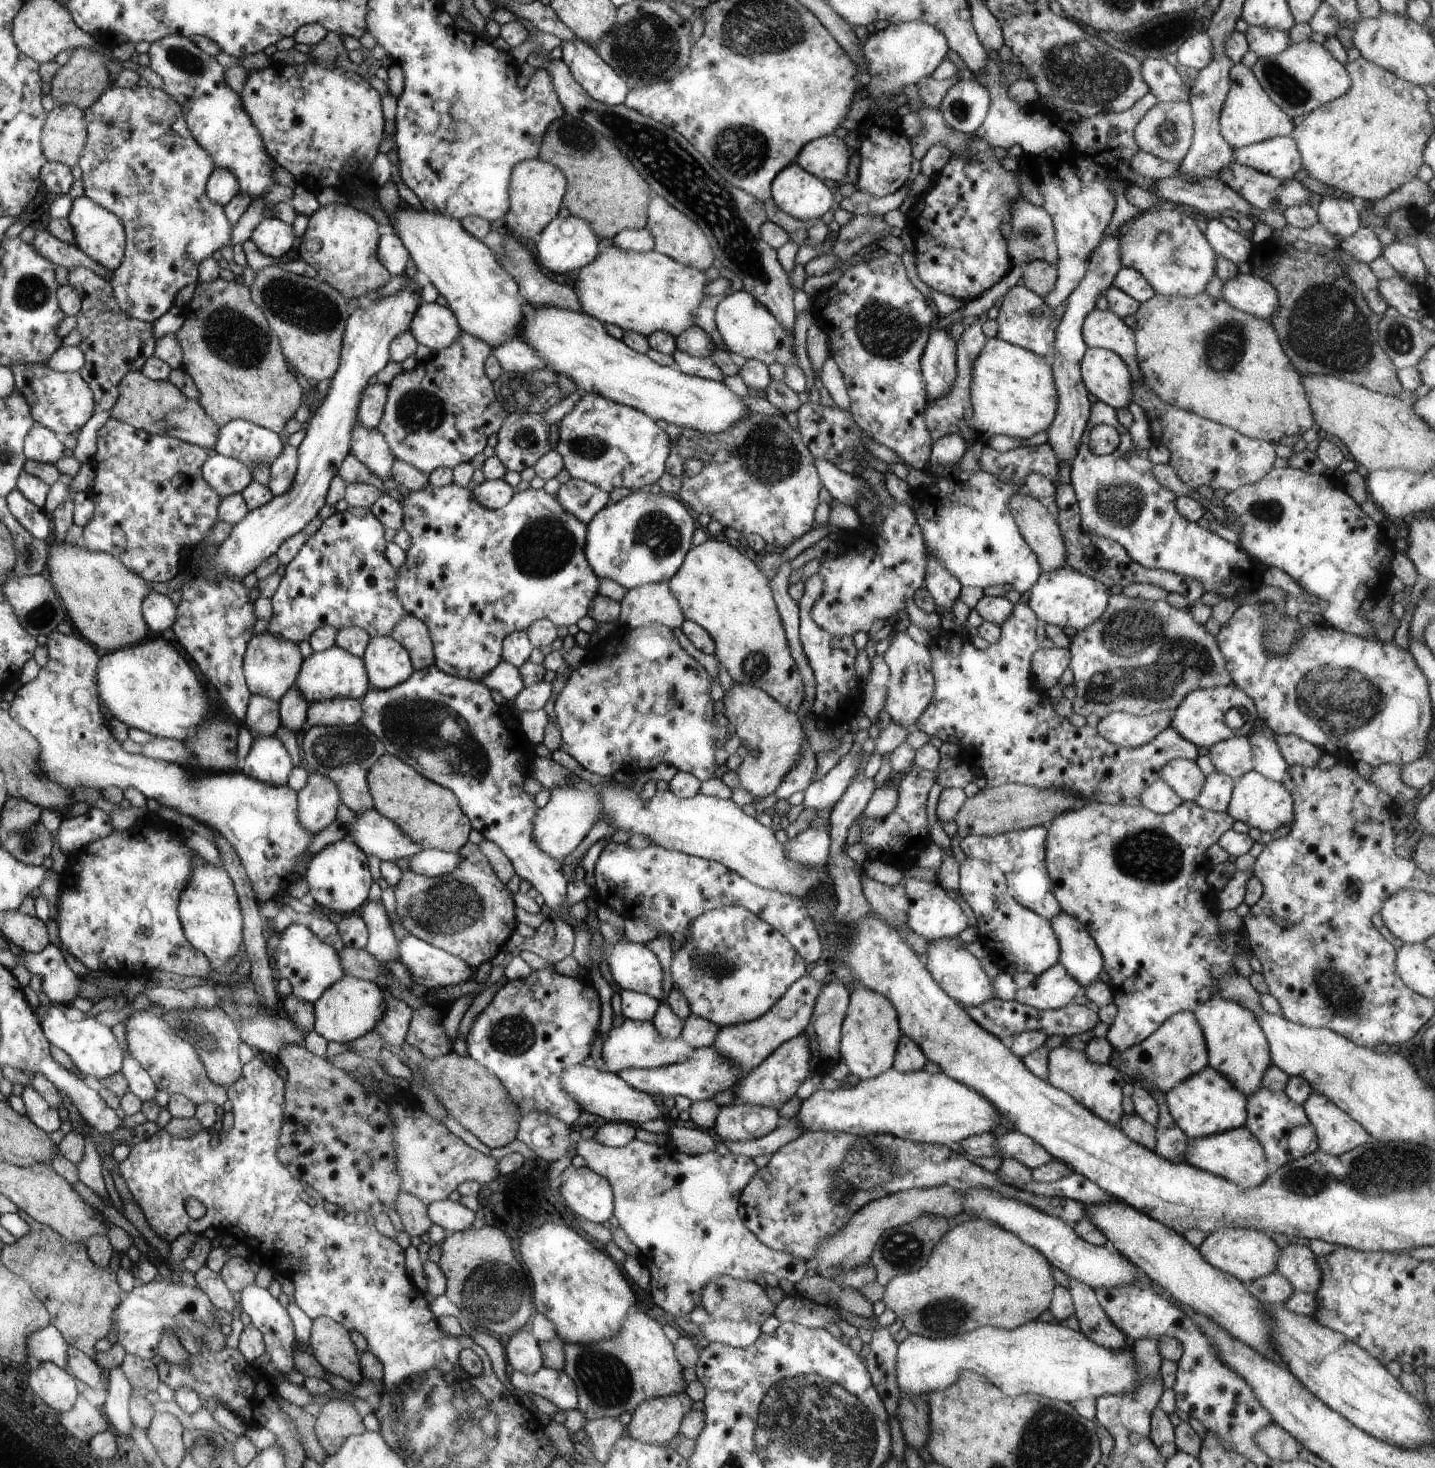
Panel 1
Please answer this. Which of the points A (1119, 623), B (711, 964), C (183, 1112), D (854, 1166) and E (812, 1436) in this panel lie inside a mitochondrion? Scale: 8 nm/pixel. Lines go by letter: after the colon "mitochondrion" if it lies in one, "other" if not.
A: mitochondrion
B: mitochondrion
C: other
D: mitochondrion
E: mitochondrion

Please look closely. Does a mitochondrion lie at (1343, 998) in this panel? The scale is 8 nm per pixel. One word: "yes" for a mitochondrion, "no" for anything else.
yes

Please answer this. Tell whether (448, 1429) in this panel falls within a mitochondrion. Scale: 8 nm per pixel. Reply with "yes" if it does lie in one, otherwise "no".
yes

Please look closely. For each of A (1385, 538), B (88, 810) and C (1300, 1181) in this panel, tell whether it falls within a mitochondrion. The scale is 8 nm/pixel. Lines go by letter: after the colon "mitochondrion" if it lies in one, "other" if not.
A: other
B: other
C: mitochondrion

